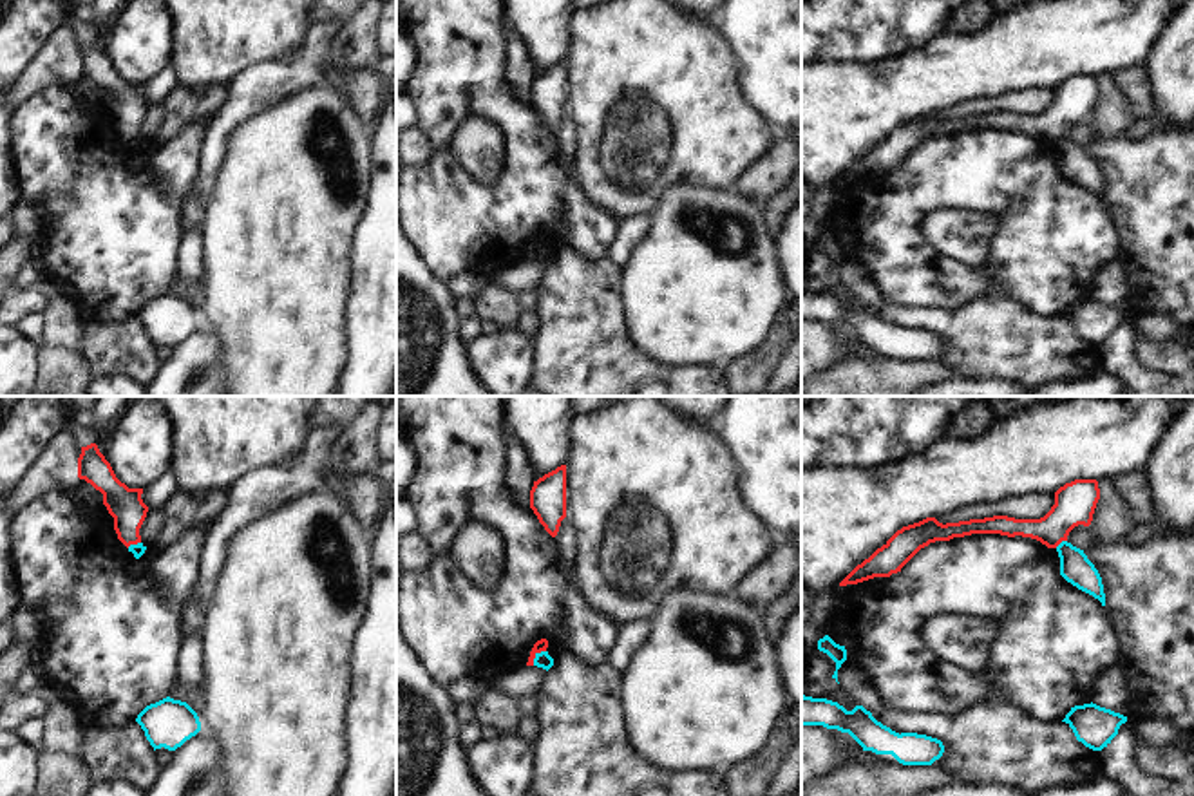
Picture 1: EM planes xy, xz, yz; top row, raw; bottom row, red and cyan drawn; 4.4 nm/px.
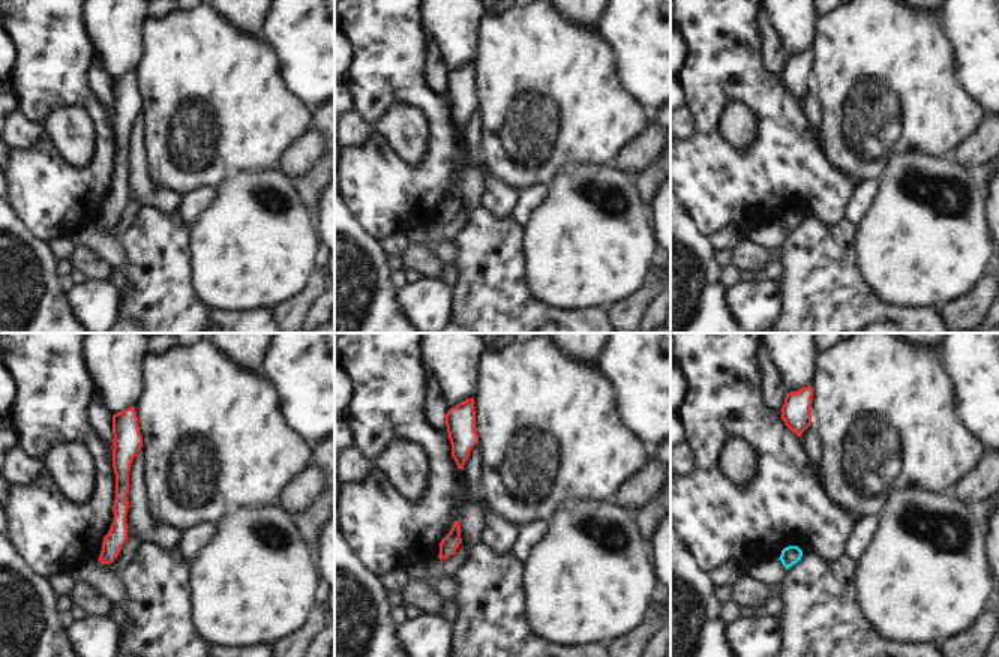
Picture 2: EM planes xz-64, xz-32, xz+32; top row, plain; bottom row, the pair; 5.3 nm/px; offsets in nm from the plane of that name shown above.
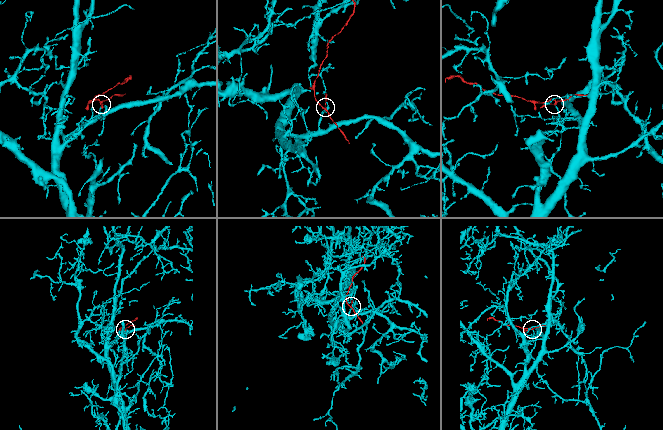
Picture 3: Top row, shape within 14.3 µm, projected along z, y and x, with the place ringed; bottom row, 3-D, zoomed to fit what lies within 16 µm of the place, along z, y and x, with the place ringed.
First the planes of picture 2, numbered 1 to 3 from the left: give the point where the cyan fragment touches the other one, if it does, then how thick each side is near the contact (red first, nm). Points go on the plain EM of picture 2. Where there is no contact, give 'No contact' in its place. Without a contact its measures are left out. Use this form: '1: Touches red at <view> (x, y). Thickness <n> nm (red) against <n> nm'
1: No contact
2: No contact
3: No contact.

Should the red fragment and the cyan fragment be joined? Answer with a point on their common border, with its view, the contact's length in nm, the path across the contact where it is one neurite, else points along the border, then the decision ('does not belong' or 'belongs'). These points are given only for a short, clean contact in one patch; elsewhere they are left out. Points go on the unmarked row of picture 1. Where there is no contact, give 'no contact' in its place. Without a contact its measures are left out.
meets red in xz at (534, 250); contact 90 nm long; border along xz (545, 245), (536, 250), (532, 259); does not belong

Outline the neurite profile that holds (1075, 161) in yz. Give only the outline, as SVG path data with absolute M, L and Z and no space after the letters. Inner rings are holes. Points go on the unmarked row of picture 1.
M1062 136L1057 141L1057 147L1060 152L1060 170L1078 185L1098 194L1102 201L1105 201L1102 172L1084 145L1073 141L1067 136Z

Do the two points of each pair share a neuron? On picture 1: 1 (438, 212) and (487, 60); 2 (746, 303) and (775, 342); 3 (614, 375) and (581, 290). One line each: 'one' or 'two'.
1: one
2: two
3: one

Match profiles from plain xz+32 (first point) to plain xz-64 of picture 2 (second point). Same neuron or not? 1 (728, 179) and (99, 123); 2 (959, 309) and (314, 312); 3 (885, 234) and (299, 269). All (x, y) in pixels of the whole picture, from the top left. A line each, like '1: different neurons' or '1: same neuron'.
1: same neuron
2: different neurons
3: same neuron

